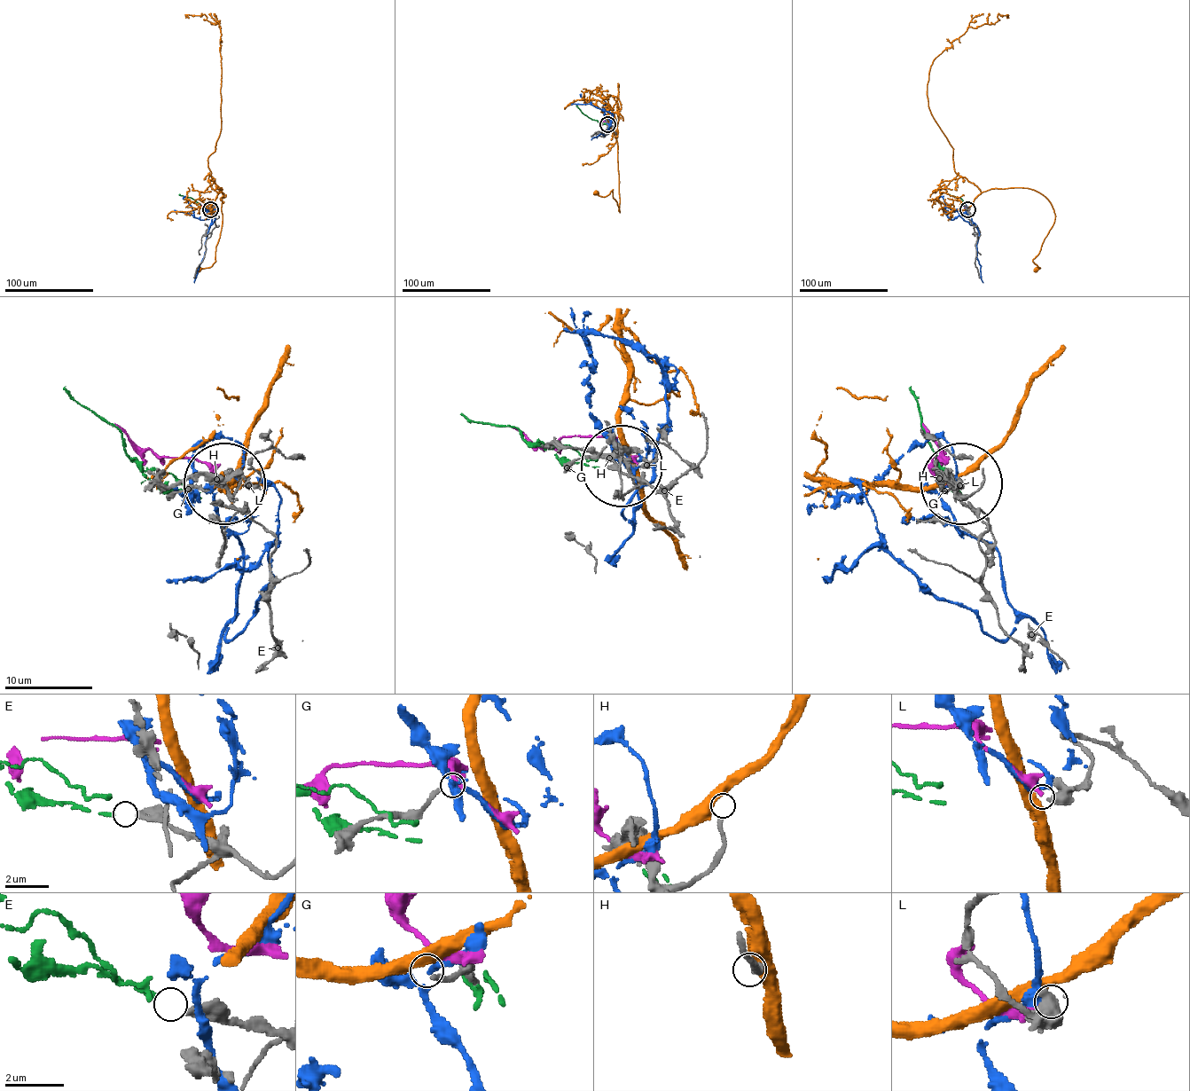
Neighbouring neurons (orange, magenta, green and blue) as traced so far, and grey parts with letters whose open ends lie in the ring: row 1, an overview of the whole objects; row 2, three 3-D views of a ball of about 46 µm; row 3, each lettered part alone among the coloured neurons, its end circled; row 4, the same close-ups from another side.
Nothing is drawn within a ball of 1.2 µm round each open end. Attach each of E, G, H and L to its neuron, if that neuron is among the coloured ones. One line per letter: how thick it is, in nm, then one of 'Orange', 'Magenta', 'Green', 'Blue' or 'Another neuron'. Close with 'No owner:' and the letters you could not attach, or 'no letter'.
E: Thickness 320 nm. Green
G: Thickness 190 nm. Magenta
H: Thickness 200 nm. Another neuron
L: Thickness 650 nm. Blue
No owner: H

